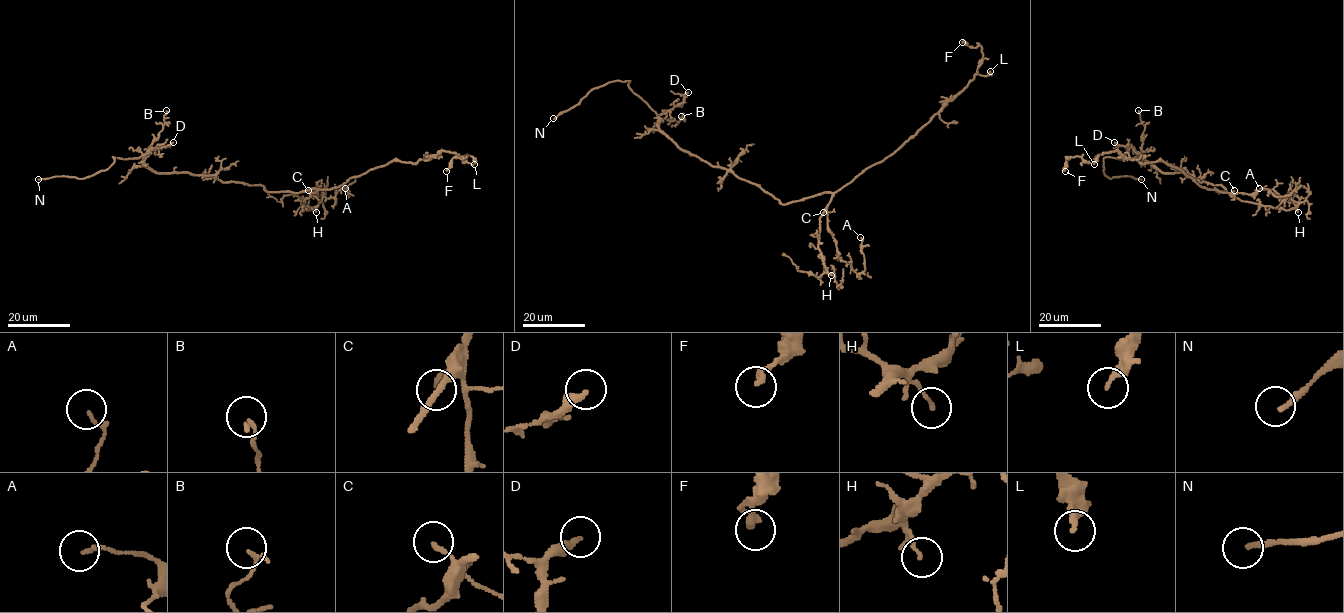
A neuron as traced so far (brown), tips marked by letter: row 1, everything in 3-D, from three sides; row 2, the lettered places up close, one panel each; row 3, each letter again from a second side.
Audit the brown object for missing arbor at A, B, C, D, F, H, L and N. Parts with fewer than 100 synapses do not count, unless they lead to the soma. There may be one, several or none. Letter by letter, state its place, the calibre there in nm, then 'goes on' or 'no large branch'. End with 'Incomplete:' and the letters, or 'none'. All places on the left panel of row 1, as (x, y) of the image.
A: (345, 188) | 140 nm | no large branch
B: (166, 110) | 150 nm | no large branch
C: (308, 190) | 180 nm | no large branch
D: (173, 142) | 320 nm | no large branch
F: (446, 171) | 200 nm | no large branch
H: (316, 212) | 120 nm | no large branch
L: (474, 164) | 240 nm | no large branch
N: (38, 179) | 200 nm | goes on
Incomplete: N

